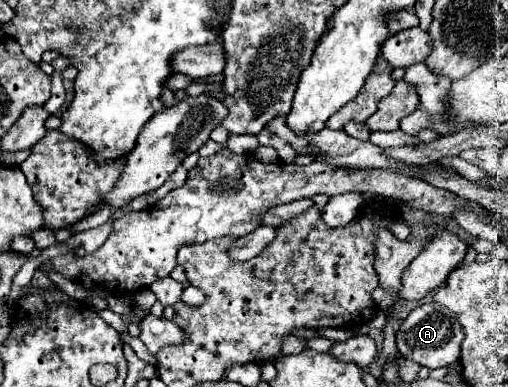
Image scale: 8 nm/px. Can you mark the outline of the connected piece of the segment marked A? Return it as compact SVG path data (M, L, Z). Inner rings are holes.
M436 301L424 303L422 307L410 311L410 315L402 321L400 329L396 331L398 353L428 369L454 365L460 359L462 339L464 339L464 331L462 331L462 325L458 323L458 317Z

